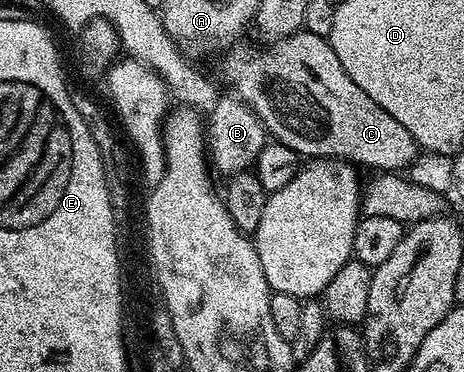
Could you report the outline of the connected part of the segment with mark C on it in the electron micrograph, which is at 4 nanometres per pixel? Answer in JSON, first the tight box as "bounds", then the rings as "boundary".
{"bounds":[221,30,420,173],"boundary":[[[299,30],[285,40],[273,41],[267,52],[253,52],[250,48],[242,47],[235,47],[221,57],[221,83],[230,84],[229,91],[253,110],[267,133],[277,143],[298,153],[299,157],[340,160],[363,169],[374,168],[370,170],[379,173],[401,173],[418,159],[420,144],[415,133],[407,125],[396,122],[388,110],[376,106],[376,102],[372,102],[372,98],[368,98],[368,94],[364,94],[364,90],[360,90],[352,78],[348,78],[348,70],[340,66],[340,58],[336,58],[336,50],[332,50],[327,37]]]}

